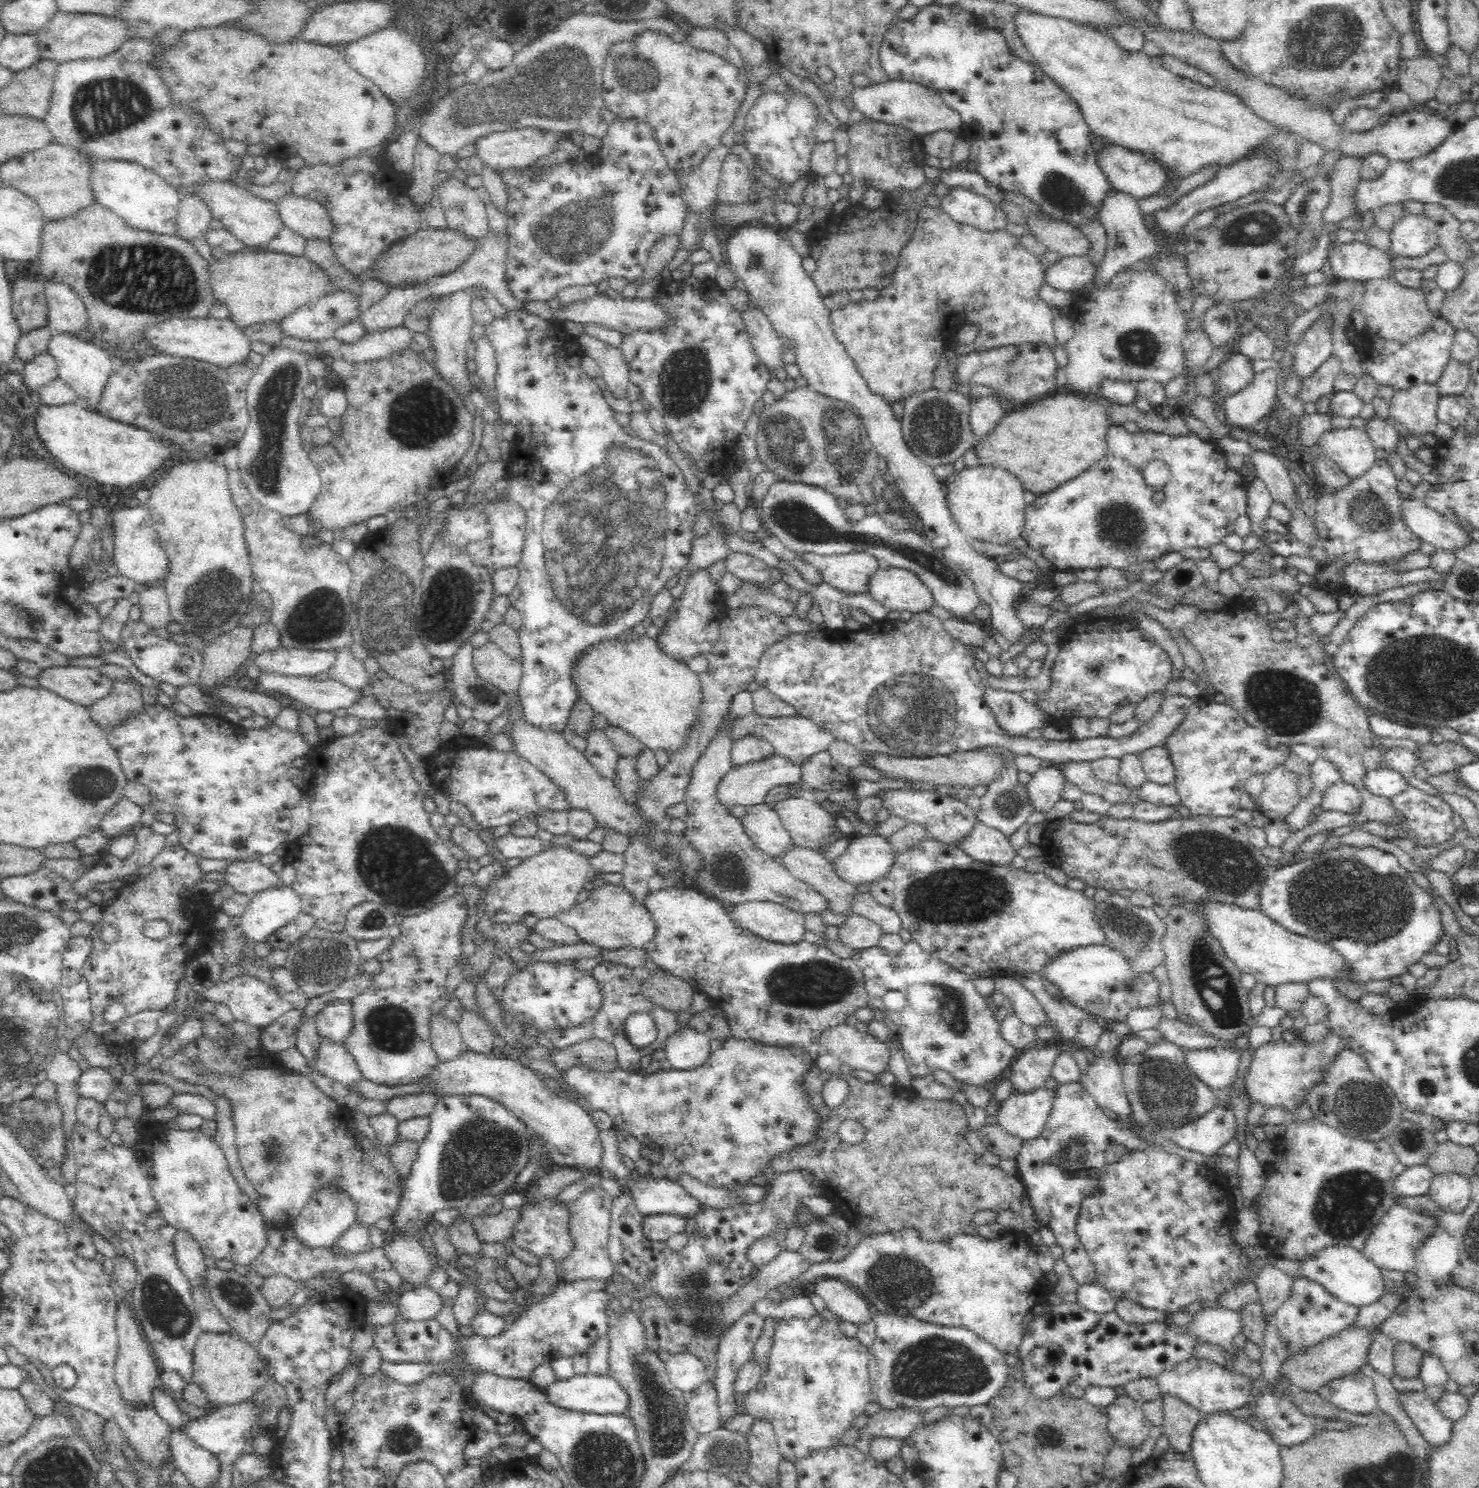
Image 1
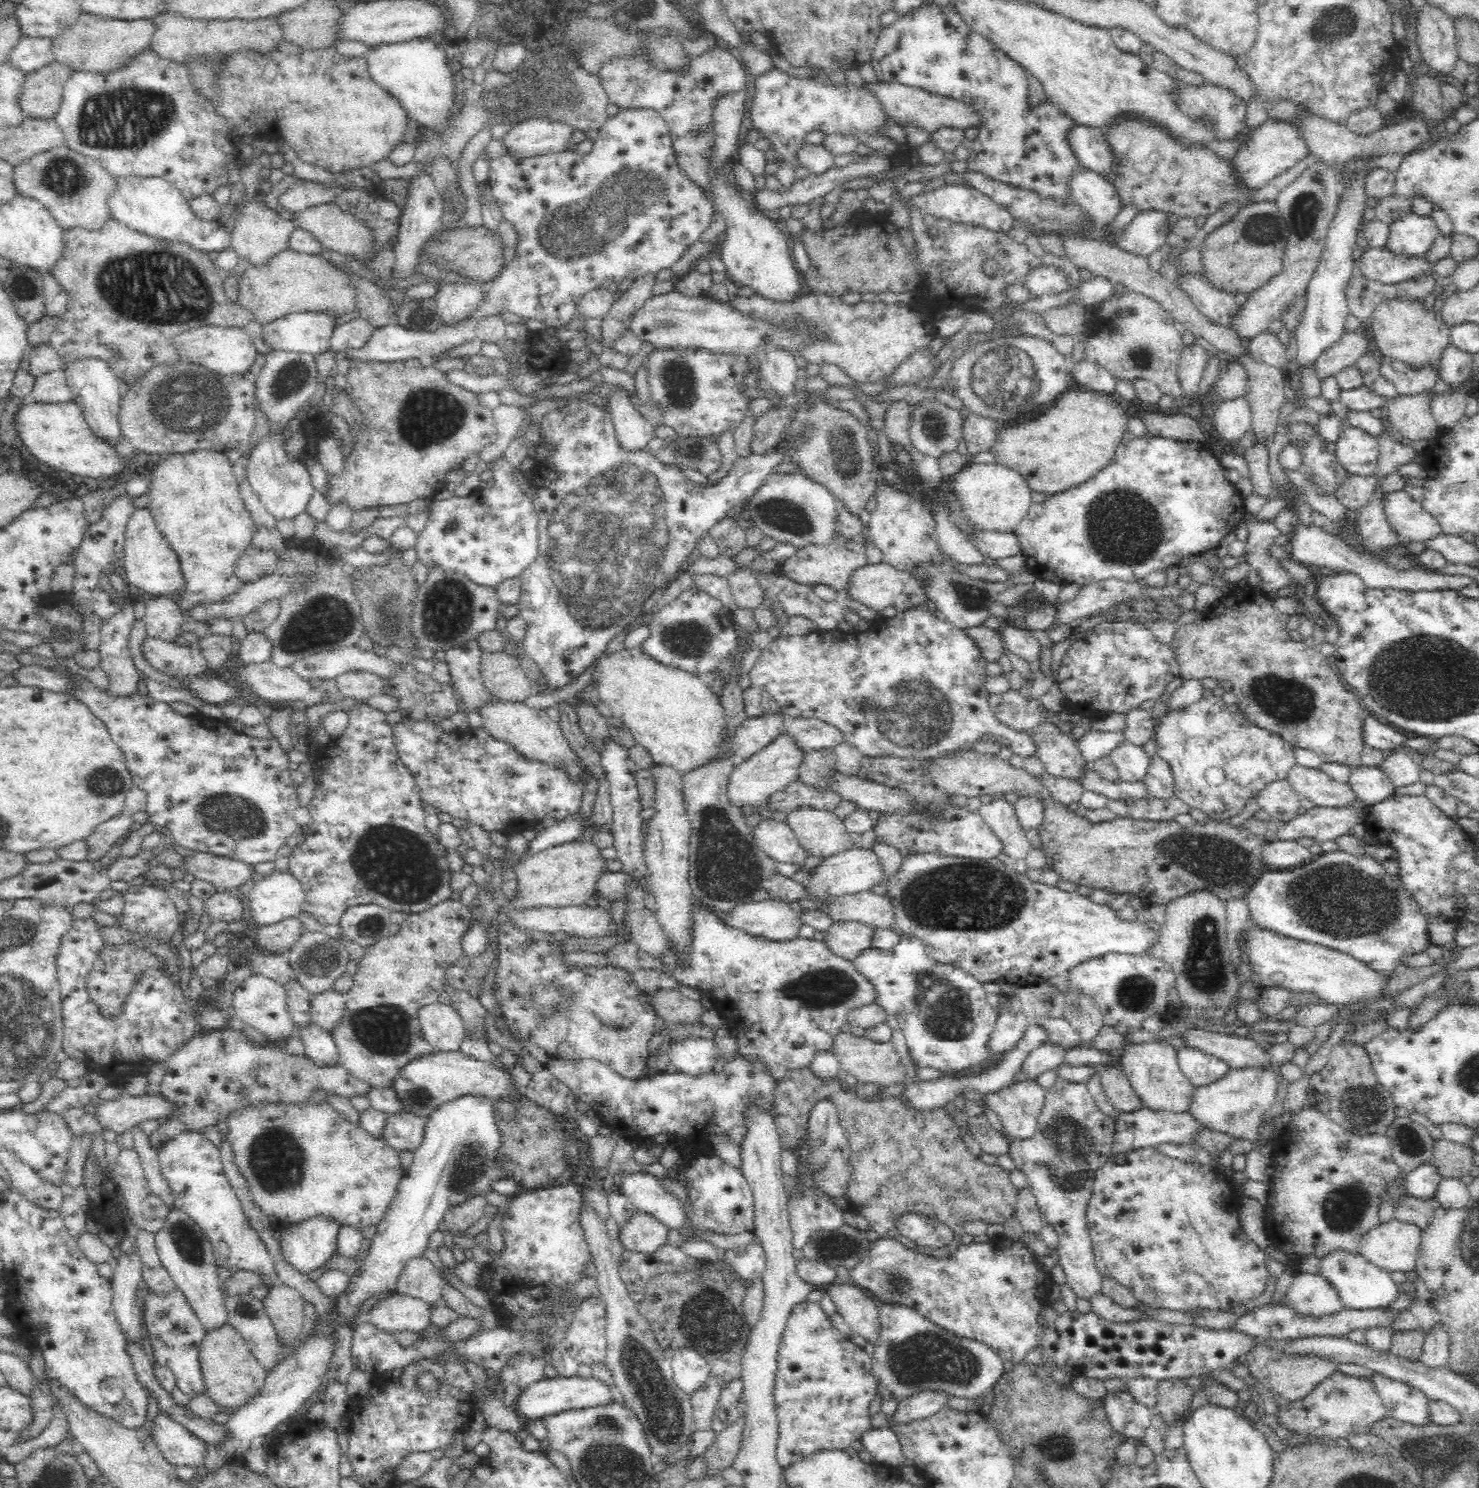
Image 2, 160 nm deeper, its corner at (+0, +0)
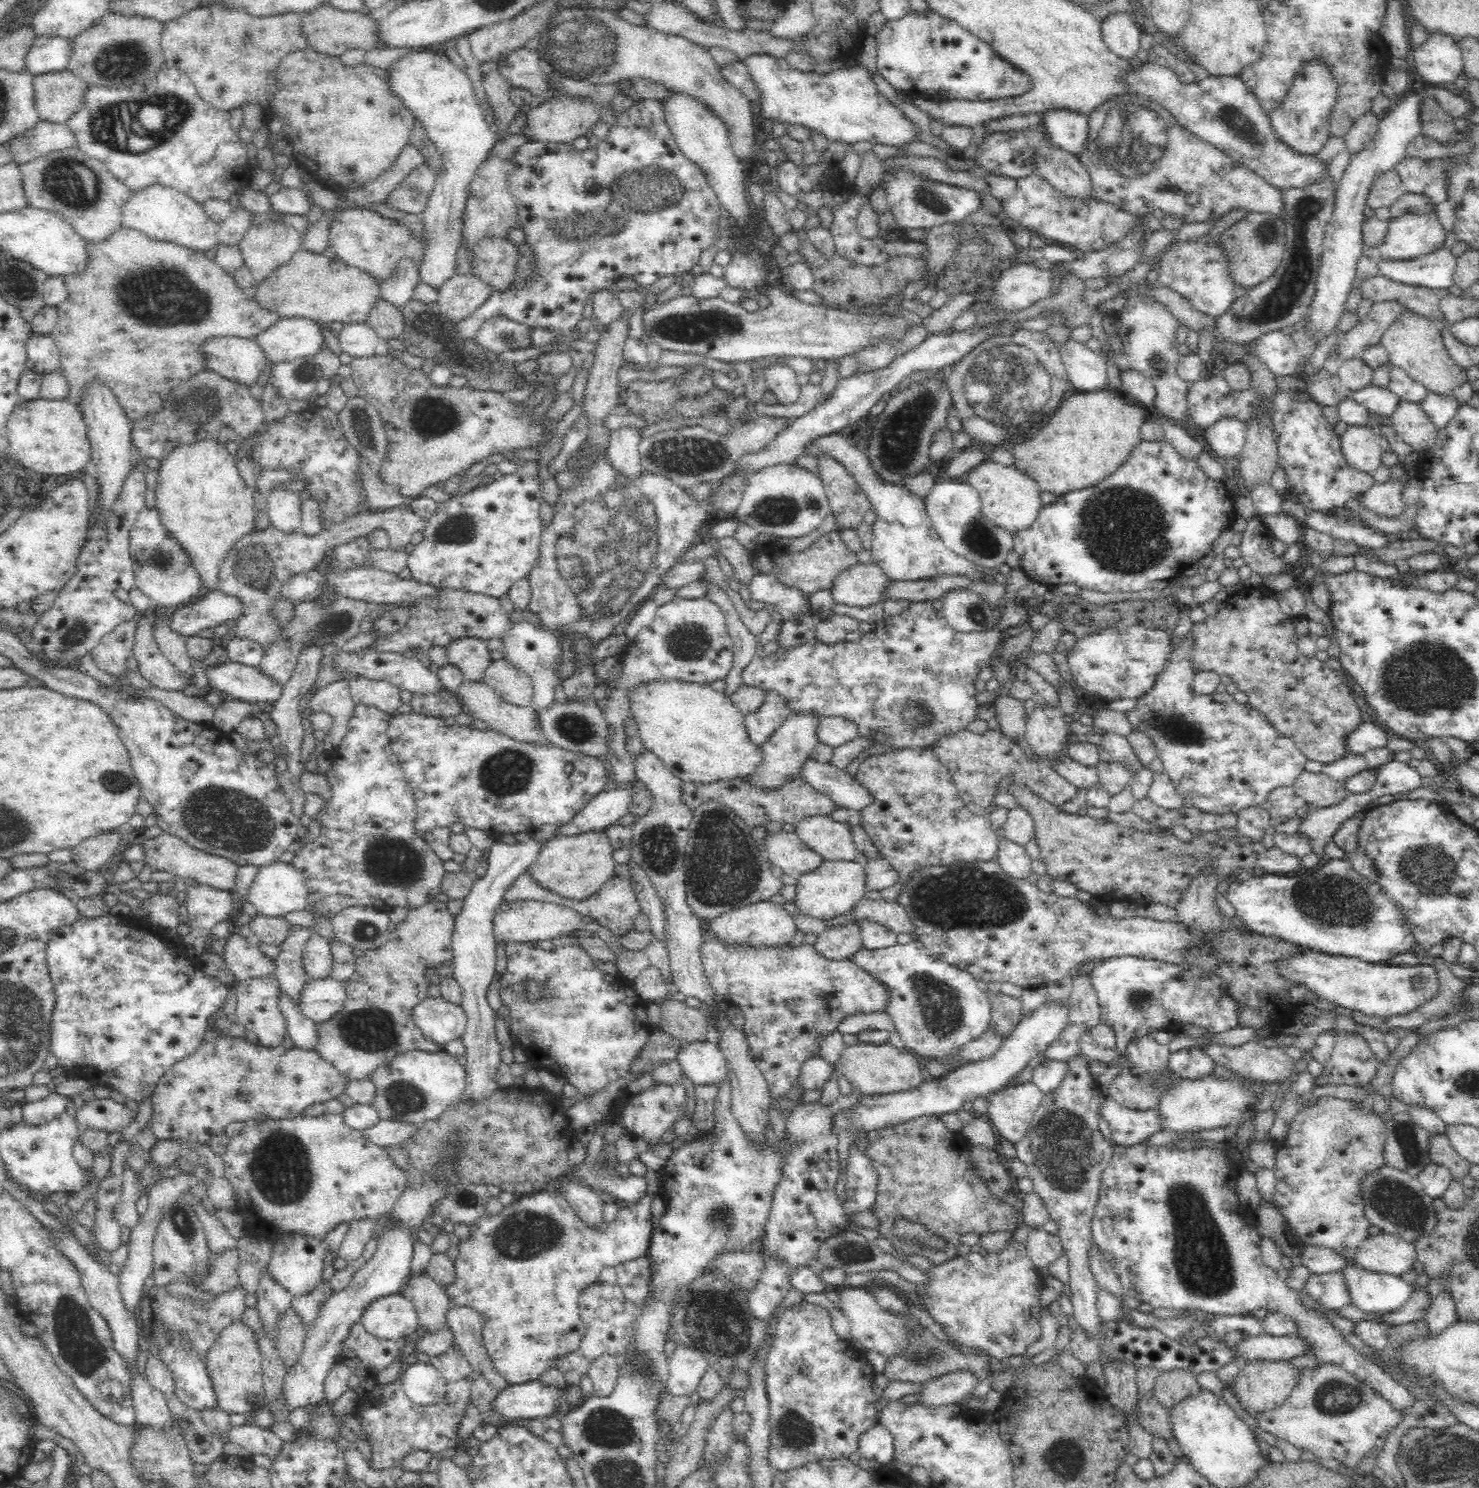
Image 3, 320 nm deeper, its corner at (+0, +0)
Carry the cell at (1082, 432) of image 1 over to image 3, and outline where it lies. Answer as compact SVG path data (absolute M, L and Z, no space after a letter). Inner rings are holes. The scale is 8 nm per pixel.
M1107 389L1071 391L1044 426L1026 438L1008 442L1006 447L1014 458L1014 468L1032 478L1041 493L1064 495L1068 490L1096 484L1128 460L1130 449L1141 441L1139 428L1146 422L1145 412L1145 406Z

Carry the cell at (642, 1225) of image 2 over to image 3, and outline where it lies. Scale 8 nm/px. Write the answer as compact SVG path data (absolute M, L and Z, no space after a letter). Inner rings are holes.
M648 1168L645 1177L648 1194L640 1202L622 1208L614 1222L604 1222L600 1230L587 1228L570 1207L564 1191L553 1187L518 1196L511 1206L504 1207L496 1216L486 1215L468 1225L470 1238L459 1242L454 1258L454 1284L444 1289L450 1302L472 1306L486 1317L486 1326L482 1330L484 1346L498 1372L511 1385L540 1380L543 1372L555 1366L559 1356L579 1346L585 1331L578 1308L580 1292L599 1280L603 1268L636 1260L650 1252L655 1226L650 1209L653 1199L659 1195L660 1182L652 1169Z

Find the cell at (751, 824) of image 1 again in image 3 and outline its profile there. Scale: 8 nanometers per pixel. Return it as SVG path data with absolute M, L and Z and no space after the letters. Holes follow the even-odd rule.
M767 832L762 840L768 860L796 879L822 864L823 856L810 850L795 832Z

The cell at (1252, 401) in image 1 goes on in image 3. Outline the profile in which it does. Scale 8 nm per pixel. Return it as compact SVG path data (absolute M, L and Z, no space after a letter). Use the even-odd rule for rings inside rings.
M1234 415L1221 416L1205 429L1205 438L1219 461L1237 458L1246 443L1247 424Z

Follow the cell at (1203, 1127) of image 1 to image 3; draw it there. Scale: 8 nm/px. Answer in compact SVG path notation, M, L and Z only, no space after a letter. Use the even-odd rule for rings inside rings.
M1109 1095L1104 1096L1099 1114L1111 1129L1110 1140L1119 1146L1144 1144L1156 1132L1164 1131L1164 1119L1158 1106L1149 1109L1130 1109L1116 1104Z

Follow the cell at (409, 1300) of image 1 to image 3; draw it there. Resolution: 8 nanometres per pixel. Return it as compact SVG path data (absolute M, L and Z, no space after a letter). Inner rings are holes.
M399 1292L368 1304L360 1322L368 1333L395 1341L420 1331L414 1303Z

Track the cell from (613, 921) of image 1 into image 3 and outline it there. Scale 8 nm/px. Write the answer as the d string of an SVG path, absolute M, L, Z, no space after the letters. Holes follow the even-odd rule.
M518 900L518 902L502 902L497 907L493 934L498 942L543 942L547 943L561 935L571 934L576 929L583 928L582 913L572 908L554 902L540 902L538 900Z

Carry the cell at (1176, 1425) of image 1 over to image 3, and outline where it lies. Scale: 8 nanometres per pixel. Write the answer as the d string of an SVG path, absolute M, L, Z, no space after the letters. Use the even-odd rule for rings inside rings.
M1187 1370L1160 1372L1154 1385L1153 1397L1170 1411L1192 1395L1196 1383L1196 1376Z

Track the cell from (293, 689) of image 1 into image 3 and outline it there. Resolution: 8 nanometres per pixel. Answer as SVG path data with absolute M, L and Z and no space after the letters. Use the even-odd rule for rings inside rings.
M224 662L207 666L208 688L216 688L227 698L247 700L266 707L278 702L285 684L274 677L262 673L260 667L237 662Z

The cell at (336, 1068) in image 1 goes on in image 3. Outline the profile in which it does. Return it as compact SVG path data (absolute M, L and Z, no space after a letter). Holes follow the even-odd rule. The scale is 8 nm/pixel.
M281 994L281 1010L286 1017L286 1029L292 1040L293 1046L304 1050L318 1050L318 1023L294 1007L294 1003Z

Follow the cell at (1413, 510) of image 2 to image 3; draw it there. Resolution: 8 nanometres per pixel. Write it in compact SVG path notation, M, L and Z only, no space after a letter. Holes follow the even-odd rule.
M1402 481L1375 483L1364 492L1363 504L1386 518L1402 518L1405 511Z

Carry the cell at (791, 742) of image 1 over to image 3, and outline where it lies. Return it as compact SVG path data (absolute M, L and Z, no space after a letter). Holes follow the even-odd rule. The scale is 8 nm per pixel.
M841 716L821 717L815 727L818 743L832 748L838 748L859 736L855 724Z

